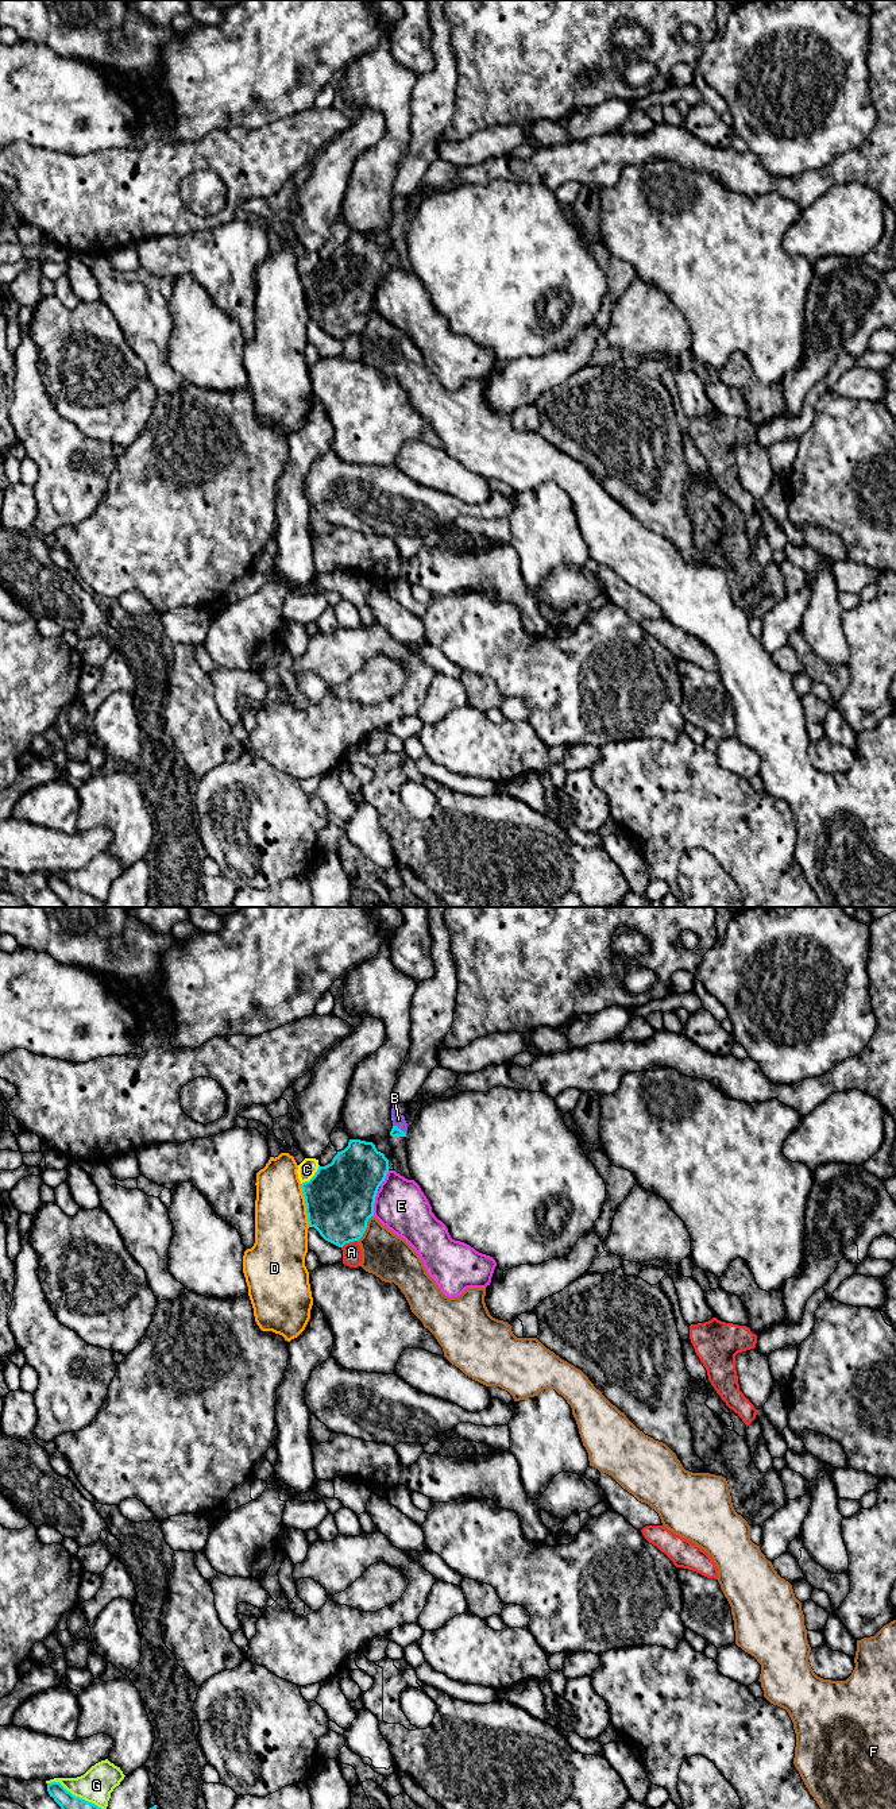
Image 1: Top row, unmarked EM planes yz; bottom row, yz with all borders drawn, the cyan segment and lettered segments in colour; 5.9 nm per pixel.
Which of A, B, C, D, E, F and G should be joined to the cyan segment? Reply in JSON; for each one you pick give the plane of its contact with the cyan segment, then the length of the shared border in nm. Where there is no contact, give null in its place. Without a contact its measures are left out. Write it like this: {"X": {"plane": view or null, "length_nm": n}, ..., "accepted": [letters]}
{"B": {"plane": "yz", "length_nm": 90}, "accepted": ["B"]}

